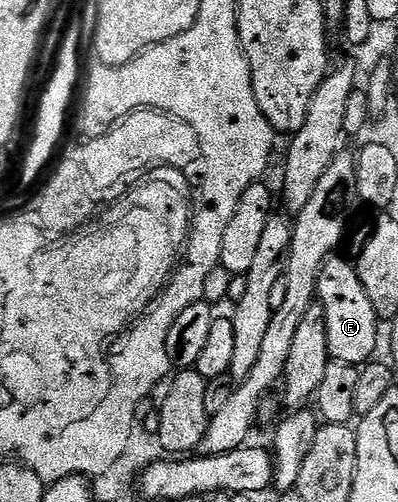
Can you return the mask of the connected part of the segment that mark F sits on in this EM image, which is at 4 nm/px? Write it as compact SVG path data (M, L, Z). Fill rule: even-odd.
M332 255L324 264L318 276L317 304L322 306L326 330L328 331L328 351L331 358L340 363L352 363L359 367L375 356L378 349L378 325L380 318L360 283L358 270L339 255Z

